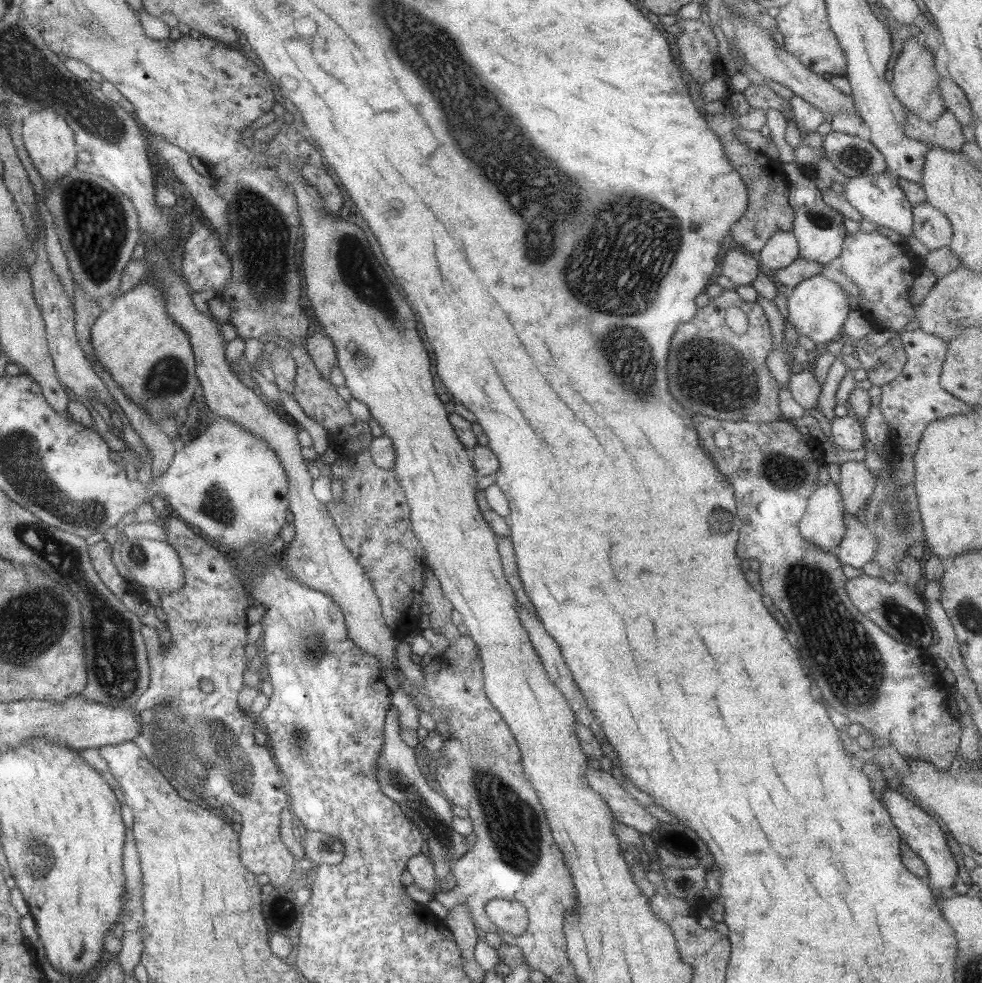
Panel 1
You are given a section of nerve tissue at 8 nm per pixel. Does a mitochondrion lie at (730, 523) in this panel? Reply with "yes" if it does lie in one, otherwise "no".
no

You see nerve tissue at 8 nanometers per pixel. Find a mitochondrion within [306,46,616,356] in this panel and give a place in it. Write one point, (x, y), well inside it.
(366, 293)

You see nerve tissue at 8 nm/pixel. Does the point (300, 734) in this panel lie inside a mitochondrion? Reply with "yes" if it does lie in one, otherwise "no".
yes

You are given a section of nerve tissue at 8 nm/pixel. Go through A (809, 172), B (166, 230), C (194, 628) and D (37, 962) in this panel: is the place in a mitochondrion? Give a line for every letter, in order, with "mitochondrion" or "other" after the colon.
A: other
B: other
C: other
D: other

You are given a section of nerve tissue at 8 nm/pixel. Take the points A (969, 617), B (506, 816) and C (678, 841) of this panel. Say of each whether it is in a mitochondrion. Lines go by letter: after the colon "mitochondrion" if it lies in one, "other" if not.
A: mitochondrion
B: mitochondrion
C: other

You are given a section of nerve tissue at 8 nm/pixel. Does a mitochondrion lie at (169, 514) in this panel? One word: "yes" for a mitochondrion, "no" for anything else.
no

